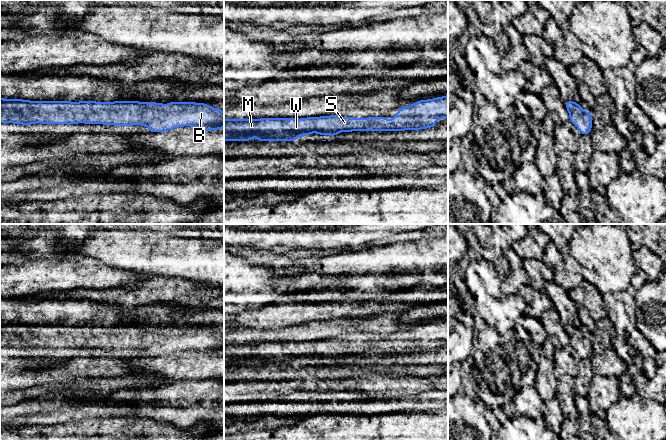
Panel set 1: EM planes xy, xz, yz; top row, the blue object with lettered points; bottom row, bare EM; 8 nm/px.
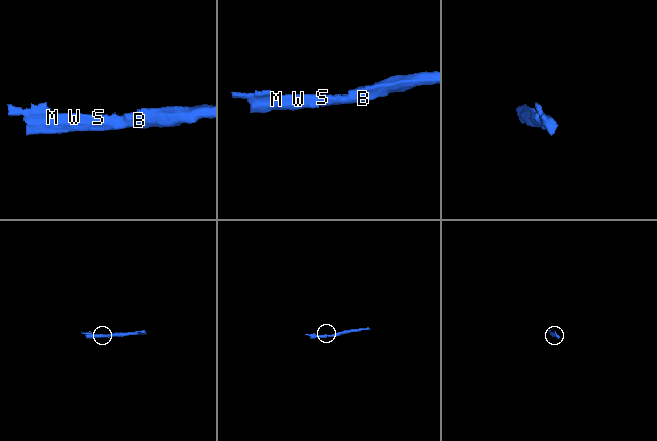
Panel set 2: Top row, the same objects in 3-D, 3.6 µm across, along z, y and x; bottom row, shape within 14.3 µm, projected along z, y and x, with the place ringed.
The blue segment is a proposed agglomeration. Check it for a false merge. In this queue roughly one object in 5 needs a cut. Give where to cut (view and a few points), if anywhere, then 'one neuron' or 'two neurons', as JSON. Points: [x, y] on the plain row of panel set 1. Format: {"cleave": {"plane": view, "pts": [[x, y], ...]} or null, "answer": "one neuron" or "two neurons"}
{"cleave": null, "answer": "one neuron"}

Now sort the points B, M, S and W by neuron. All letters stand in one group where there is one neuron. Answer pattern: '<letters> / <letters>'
B M S W

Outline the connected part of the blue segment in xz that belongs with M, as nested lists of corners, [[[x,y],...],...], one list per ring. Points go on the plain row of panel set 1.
[[[448,319],[429,324],[414,326],[411,330],[398,332],[394,341],[350,342],[337,339],[296,342],[262,342],[262,343],[224,343],[224,365],[252,365],[256,360],[258,365],[296,365],[300,359],[310,359],[316,356],[320,359],[336,360],[340,355],[403,355],[419,354],[434,351],[436,344],[448,342]]]

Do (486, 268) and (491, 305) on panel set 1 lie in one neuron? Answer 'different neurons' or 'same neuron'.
same neuron

